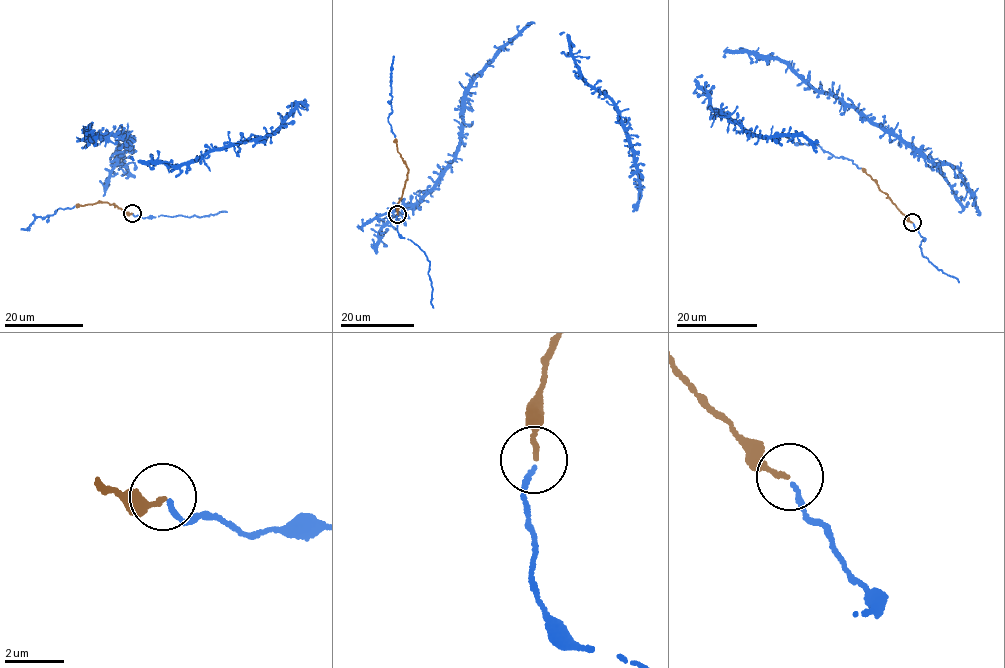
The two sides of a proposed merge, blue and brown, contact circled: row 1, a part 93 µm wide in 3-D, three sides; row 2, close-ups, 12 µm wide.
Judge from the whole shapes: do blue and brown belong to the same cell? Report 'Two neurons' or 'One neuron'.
One neuron

